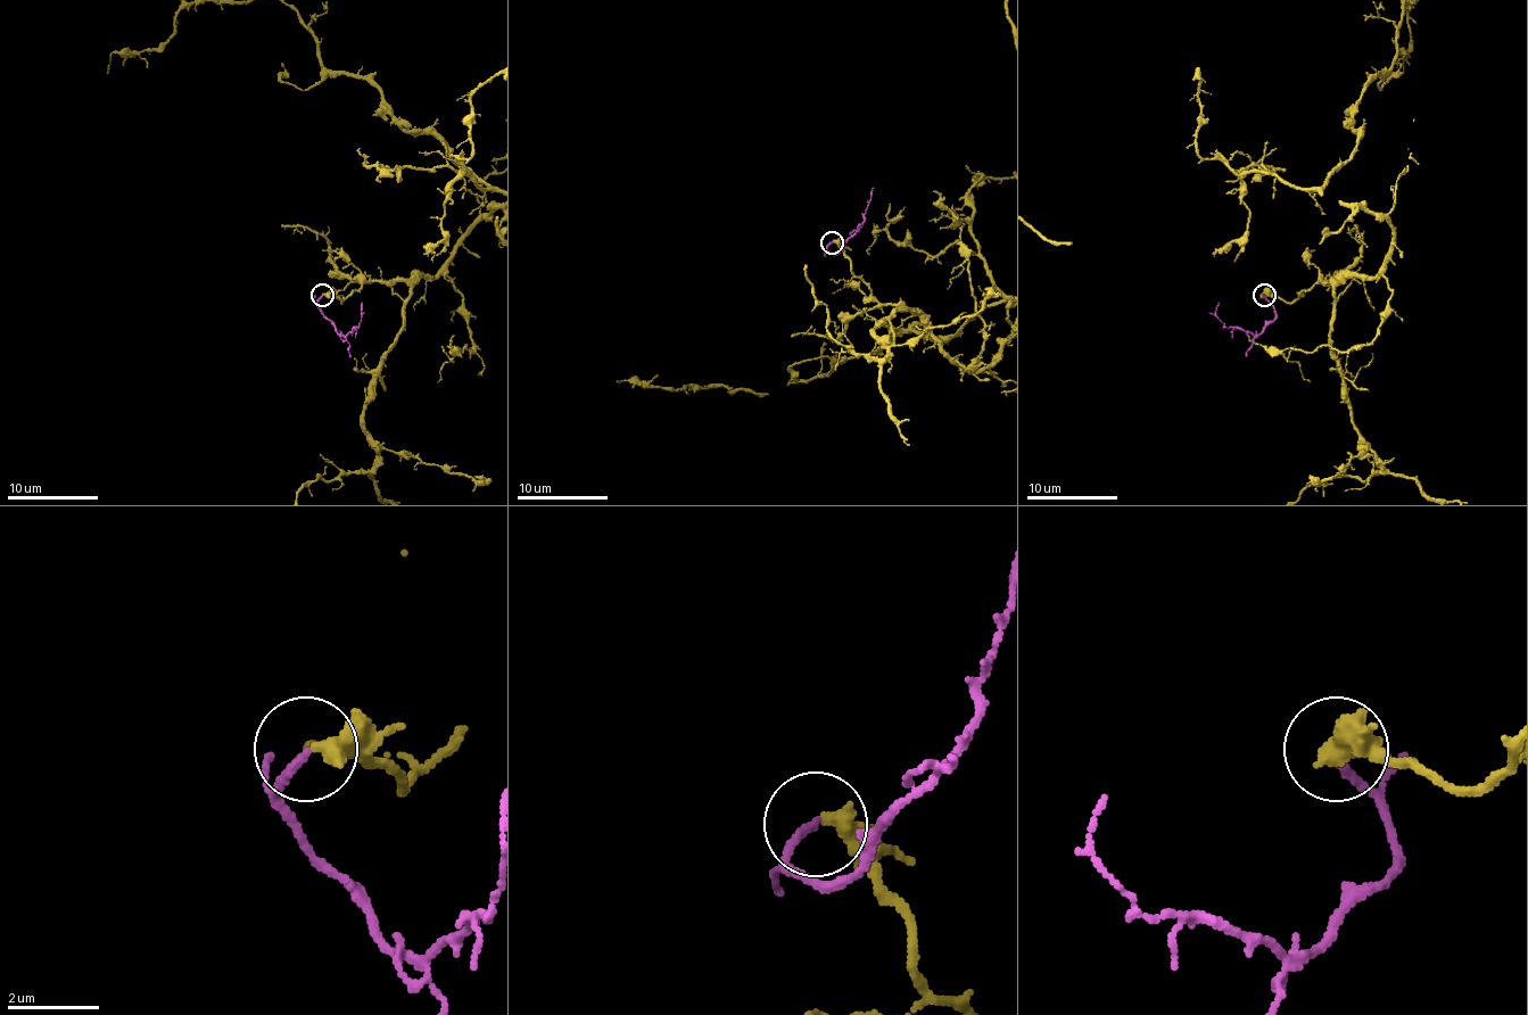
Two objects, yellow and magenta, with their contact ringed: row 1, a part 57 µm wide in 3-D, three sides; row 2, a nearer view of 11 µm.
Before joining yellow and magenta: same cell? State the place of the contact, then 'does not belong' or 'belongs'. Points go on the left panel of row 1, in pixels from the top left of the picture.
(322, 295) | belongs

